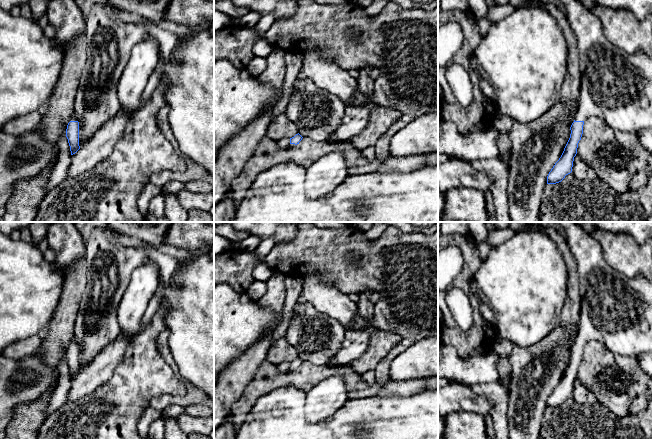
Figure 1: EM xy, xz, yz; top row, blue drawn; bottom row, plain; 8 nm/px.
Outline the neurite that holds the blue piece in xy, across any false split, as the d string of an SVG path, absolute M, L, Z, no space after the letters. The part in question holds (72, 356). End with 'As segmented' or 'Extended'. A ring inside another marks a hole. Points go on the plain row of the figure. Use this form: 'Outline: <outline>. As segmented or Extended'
Outline: M74 338L71 339L70 346L67 349L66 361L70 370L71 379L75 378L79 373L79 346Z. Extended

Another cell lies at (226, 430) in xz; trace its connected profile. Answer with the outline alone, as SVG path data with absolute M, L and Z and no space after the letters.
M223 422L215 431L214 439L234 439L236 432L230 422Z

